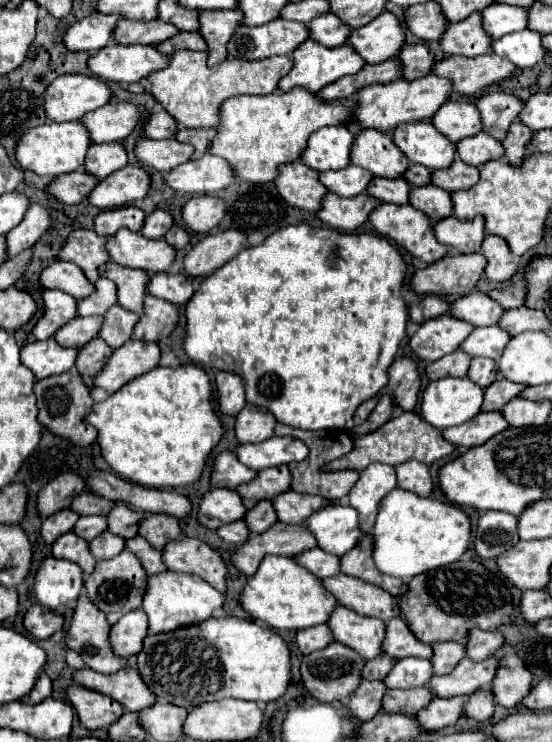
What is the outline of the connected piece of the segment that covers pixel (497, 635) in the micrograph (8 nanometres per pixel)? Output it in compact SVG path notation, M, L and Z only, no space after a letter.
M472 629L468 639L468 657L476 661L488 659L492 653L496 653L504 645L504 637L500 631L482 631Z

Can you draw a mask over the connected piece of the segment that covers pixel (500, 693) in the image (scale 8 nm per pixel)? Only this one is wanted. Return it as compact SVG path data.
M514 651L504 653L500 671L496 673L496 681L492 681L496 701L506 709L514 709L522 703L522 699L530 693L532 687L534 675L528 665Z

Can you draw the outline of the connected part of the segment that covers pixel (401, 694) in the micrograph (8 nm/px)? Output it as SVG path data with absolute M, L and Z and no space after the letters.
M428 687L418 689L390 689L384 695L384 711L392 713L404 713L404 715L416 715L420 709L424 709L436 695Z

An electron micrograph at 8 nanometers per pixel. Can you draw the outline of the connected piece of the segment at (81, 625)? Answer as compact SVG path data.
M80 597L78 603L76 603L76 611L74 611L70 629L68 629L66 643L68 643L70 649L74 649L74 651L80 653L80 657L84 659L84 663L86 663L88 669L98 671L98 673L116 673L122 667L130 667L132 659L130 657L120 657L120 655L116 655L112 651L112 645L108 641L110 629L112 629L112 625L108 623L106 615L88 597Z

